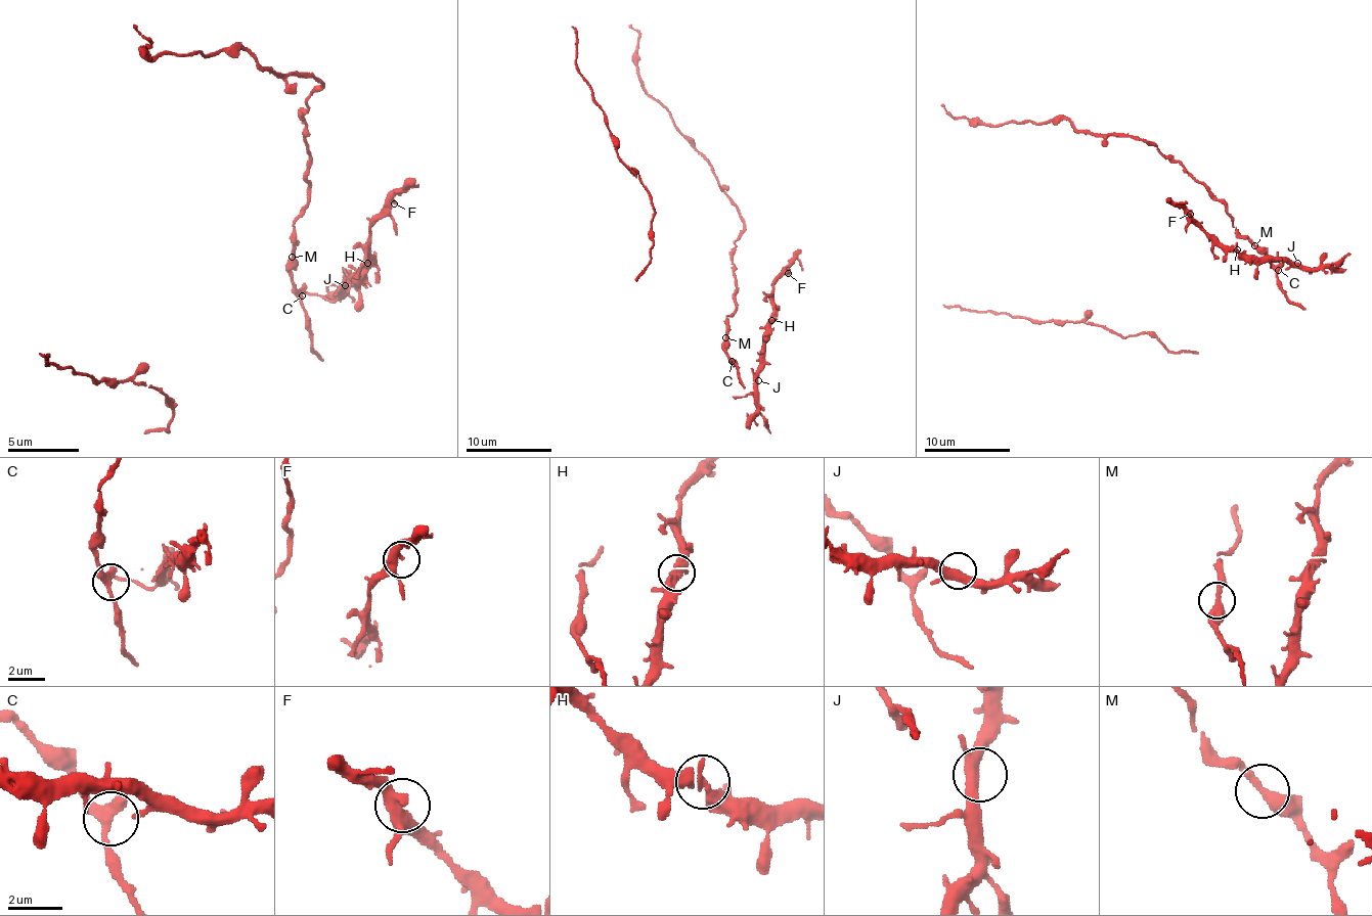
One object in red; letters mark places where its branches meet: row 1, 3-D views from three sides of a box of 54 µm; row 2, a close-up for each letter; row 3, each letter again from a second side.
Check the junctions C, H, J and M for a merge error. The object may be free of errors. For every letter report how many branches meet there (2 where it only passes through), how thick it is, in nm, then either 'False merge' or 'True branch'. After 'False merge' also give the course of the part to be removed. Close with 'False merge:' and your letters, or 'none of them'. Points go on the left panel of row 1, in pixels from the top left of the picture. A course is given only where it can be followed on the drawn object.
C: Branches: 2. Thickness 380 nm. True branch
H: Branches: 2. Thickness 360 nm. True branch
J: Branches: 3. Thickness 360 nm. True branch
M: Branches: 2. Thickness 380 nm. True branch
False merge: none of them

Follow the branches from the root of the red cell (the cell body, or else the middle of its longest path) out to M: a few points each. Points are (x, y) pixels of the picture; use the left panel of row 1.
M: (295, 292), (292, 257)

